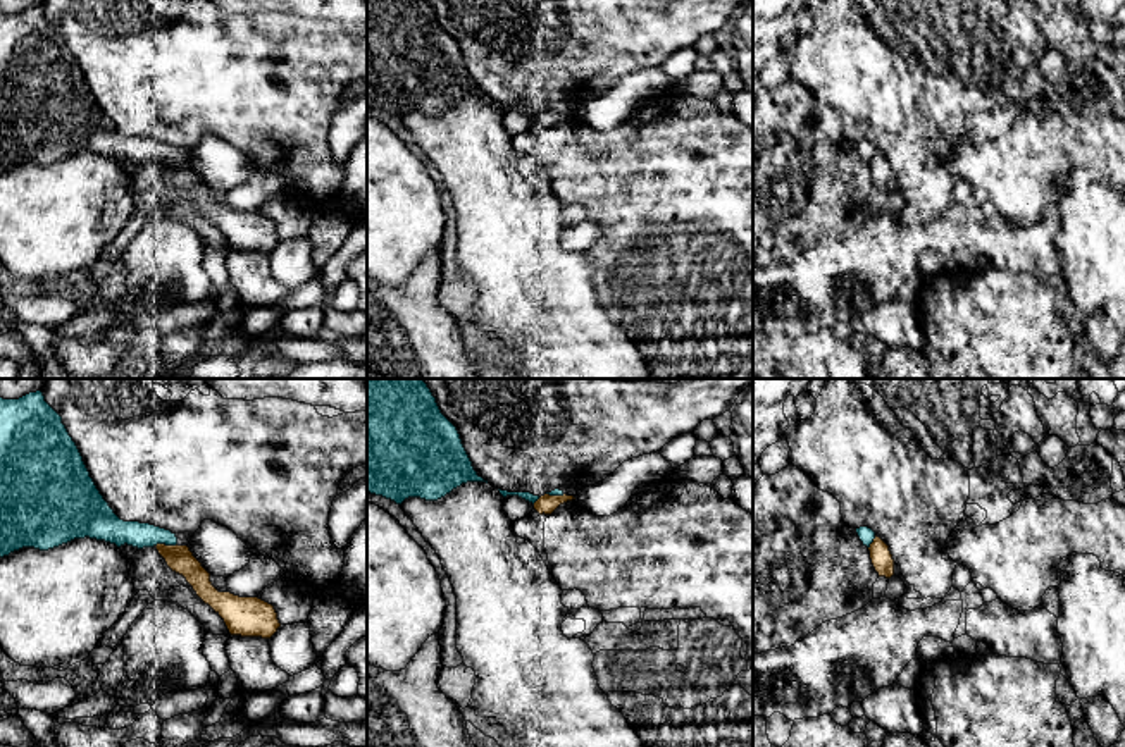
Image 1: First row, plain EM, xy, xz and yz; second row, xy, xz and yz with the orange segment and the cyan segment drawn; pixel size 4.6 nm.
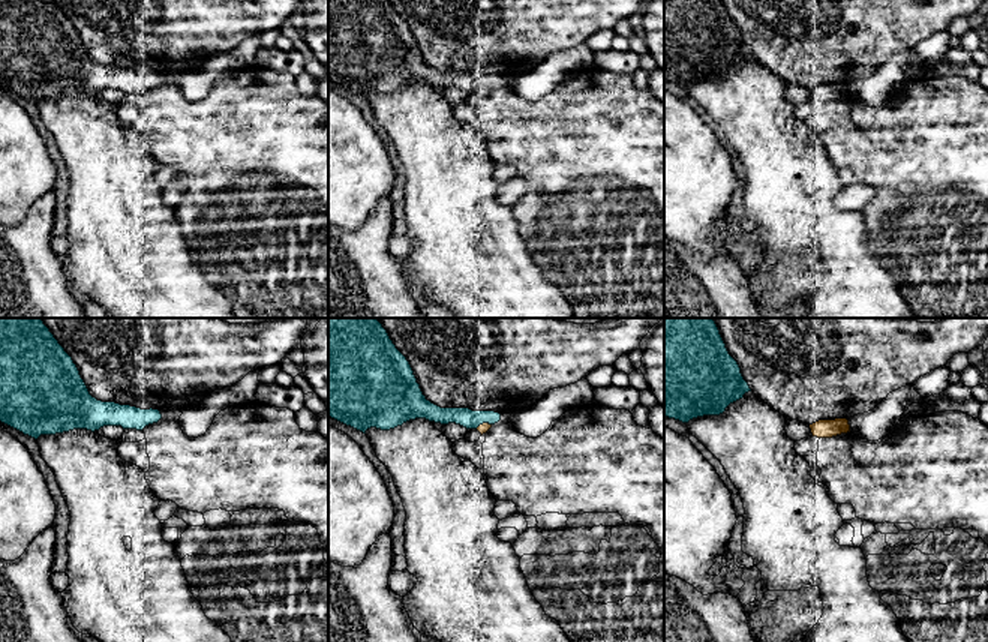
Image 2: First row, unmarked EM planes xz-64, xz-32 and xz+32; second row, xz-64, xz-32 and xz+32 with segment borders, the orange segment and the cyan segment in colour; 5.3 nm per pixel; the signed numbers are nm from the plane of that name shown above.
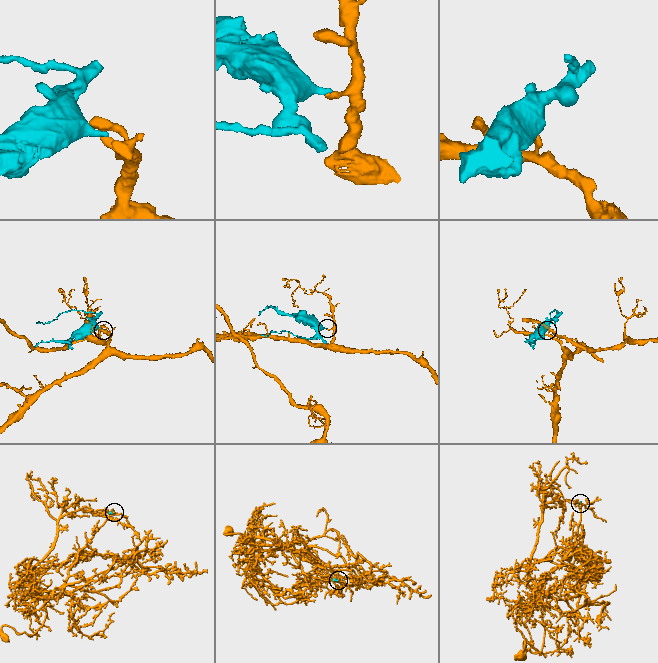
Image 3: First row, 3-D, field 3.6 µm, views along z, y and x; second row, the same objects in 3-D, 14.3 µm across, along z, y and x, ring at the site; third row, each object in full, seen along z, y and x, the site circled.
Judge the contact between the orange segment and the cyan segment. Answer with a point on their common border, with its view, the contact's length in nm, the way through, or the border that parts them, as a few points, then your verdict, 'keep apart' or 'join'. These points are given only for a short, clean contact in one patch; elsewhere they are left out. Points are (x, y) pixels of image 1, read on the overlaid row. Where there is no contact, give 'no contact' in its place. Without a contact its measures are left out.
xy (164, 544) | 110 nm | join

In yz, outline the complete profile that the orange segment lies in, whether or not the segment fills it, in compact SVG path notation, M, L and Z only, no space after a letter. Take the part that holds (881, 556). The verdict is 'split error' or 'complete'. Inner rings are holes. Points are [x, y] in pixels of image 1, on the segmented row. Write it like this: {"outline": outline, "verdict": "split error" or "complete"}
{"outline": "M868 527L856 528L856 534L863 546L868 547L872 565L879 577L891 578L894 575L894 559L889 551L889 546Z", "verdict": "split error"}

